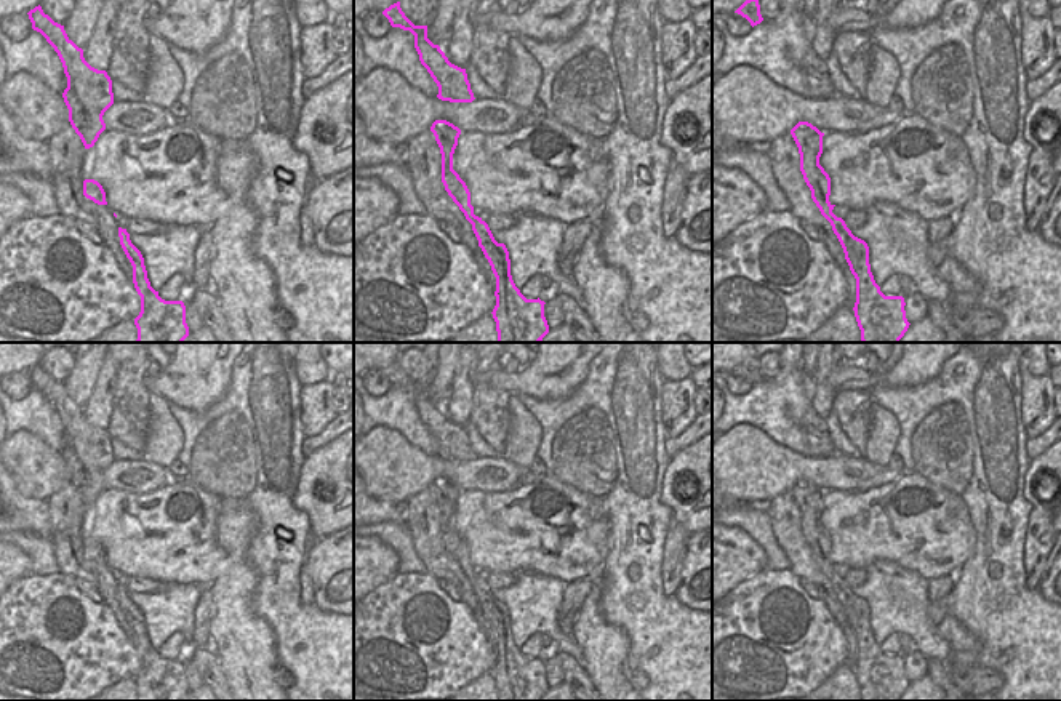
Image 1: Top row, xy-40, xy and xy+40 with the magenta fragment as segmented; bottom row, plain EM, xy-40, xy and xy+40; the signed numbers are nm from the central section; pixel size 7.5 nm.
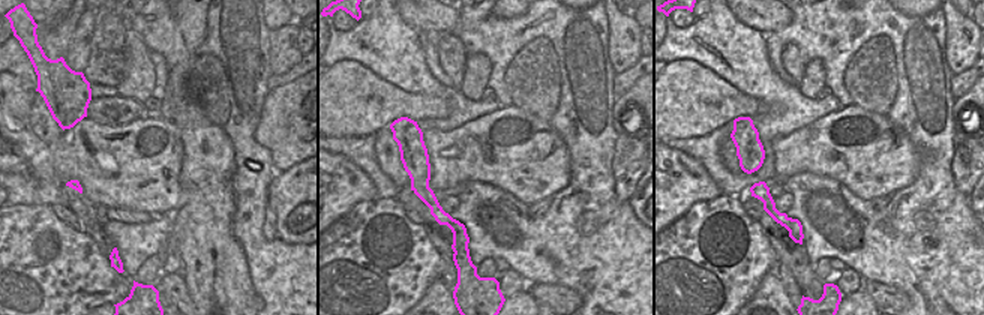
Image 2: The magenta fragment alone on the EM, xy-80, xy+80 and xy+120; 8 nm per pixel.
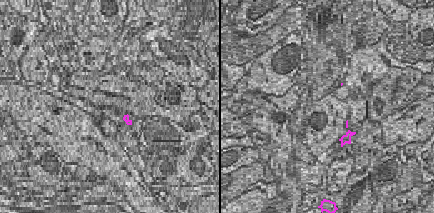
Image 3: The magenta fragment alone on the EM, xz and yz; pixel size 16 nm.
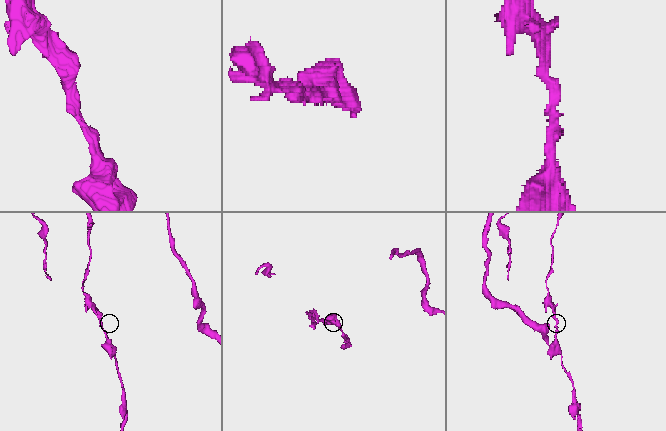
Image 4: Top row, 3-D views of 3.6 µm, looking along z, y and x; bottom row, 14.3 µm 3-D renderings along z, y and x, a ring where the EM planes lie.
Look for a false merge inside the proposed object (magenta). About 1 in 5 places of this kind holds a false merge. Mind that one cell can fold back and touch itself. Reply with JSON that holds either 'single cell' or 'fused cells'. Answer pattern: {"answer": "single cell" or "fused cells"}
{"answer": "single cell"}

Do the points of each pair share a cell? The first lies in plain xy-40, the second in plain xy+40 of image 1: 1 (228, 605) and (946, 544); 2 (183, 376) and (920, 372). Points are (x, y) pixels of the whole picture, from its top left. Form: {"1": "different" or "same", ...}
{"1": "different", "2": "same"}

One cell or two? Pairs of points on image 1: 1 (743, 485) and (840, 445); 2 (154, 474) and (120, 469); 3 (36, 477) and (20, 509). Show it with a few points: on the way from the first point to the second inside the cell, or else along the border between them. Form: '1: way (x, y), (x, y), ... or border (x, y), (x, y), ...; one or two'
1: border (837, 453), (856, 456); two
2: way (146, 474), (128, 474); one
3: border (16, 487), (24, 496), (45, 501); two

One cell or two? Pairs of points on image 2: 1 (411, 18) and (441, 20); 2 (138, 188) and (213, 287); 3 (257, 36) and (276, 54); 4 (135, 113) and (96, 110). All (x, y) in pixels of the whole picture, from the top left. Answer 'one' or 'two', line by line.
1: one
2: two
3: two
4: one

